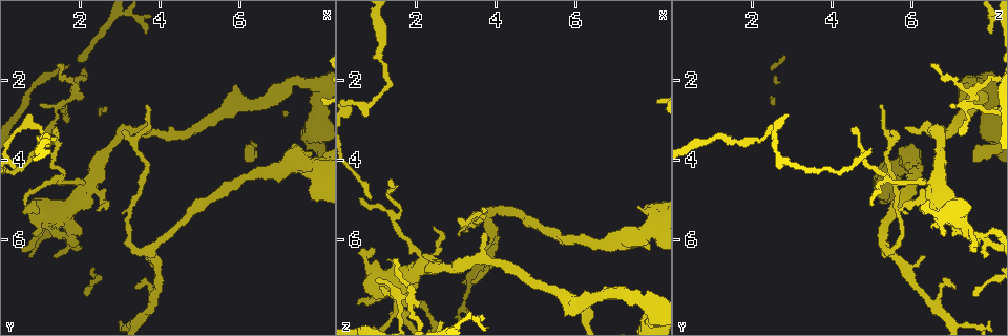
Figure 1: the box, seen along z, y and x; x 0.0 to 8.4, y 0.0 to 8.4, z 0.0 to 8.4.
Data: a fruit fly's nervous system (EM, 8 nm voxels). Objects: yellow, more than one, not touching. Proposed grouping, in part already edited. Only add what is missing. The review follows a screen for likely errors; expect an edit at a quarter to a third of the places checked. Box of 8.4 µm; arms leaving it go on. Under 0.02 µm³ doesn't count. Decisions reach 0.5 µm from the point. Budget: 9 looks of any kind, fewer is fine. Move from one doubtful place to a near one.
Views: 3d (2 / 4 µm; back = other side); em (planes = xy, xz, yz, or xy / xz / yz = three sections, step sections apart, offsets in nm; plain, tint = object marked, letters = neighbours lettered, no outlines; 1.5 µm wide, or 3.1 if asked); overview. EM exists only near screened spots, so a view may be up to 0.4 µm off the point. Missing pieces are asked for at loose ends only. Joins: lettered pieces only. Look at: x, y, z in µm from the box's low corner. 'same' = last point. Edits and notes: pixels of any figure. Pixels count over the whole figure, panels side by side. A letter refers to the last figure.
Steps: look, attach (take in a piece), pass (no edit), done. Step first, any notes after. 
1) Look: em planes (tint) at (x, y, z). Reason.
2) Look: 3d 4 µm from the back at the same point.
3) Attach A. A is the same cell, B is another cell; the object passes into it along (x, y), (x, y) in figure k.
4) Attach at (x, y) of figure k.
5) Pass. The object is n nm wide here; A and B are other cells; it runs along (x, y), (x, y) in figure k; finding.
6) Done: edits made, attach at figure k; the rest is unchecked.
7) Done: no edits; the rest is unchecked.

Look: em xy step 8 (letters) at (1.40, 3.20, 4.50). Thin end.

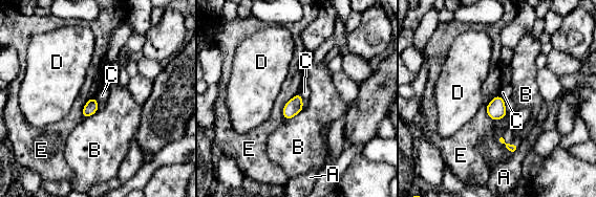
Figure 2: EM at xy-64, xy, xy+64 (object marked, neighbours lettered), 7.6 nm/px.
Pass. A, B, C, D and E are other cells; a border runs along (298, 93), (303, 100) in figure 2; none of them fits.

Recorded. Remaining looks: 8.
Look: 3d 4 µm at (0.65, 5.20, 5.05). Tapers out.

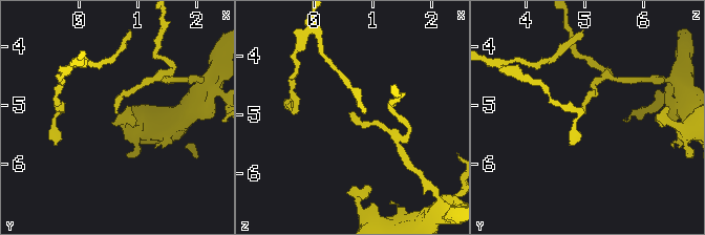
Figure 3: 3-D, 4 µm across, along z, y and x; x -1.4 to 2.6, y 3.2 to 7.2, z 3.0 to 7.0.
Look: em xz step 4 (letters) at (0.70, 5.15, 5.00).

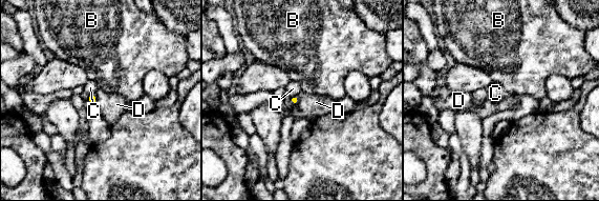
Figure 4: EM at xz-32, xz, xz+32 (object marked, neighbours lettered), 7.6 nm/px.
Look: em planes (letters) at the same point. Another direction.

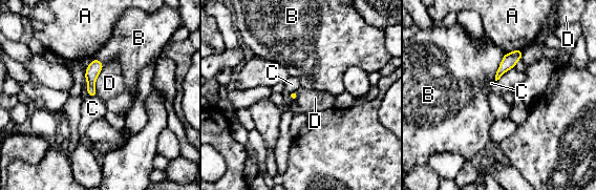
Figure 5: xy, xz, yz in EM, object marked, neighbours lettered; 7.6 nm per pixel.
Pass. A, B, C and D are other cells; a border runs along (104, 66), (94, 84), (96, 94) in figure 5; none of them fits.

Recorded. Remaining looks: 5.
Look: em yz step 4 (tint) at (1.30, 6.40, 7.90). Tapers out.

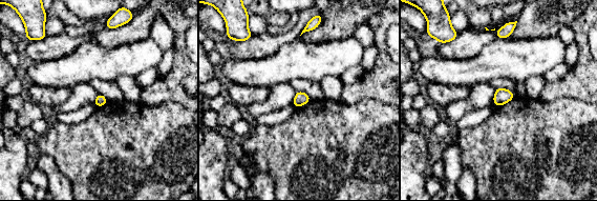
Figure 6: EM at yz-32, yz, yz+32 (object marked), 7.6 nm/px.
Look: em planes (tint) at the same point.

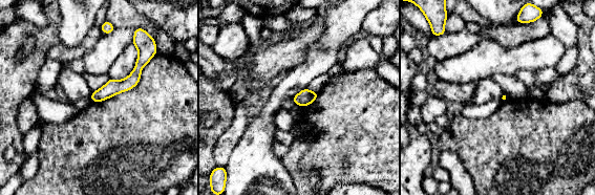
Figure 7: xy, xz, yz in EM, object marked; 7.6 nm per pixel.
Look: em planes (letters) at the same point. What lies round it.

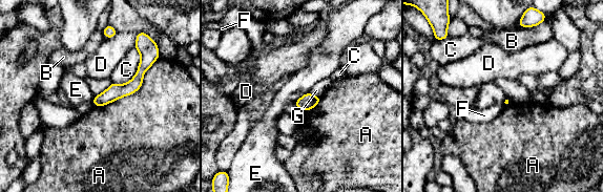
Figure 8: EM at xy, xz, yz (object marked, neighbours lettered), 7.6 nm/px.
Pass. A, B, C, D, E, F and G are other cells; it runs along (142, 66), (128, 88), (96, 103) in figure 8; no lettered piece goes on from it.

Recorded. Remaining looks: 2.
Look: 3d 2 µm at (1.50, 1.65, 6.50). An open end.

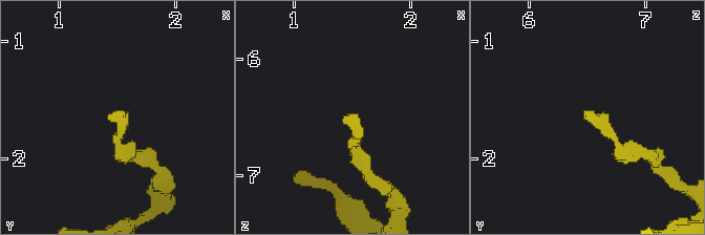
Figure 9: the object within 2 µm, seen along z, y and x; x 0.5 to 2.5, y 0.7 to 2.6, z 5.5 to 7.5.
Look: em xy step 8 (letters) at (1.50, 1.60, 6.44). Shape alone is not enough.

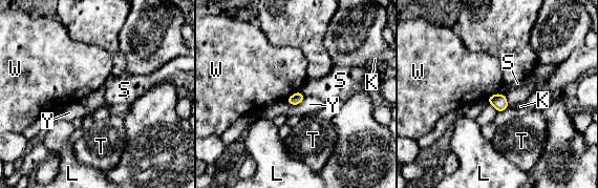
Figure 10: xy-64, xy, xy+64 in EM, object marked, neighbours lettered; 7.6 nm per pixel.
Pass. K, L, S, T, W and Y are other cells; a border runs along (299, 90), (285, 99) in figure 10; no lettered piece goes on from it.

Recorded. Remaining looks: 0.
Done: no edits; the rest is unchecked.

